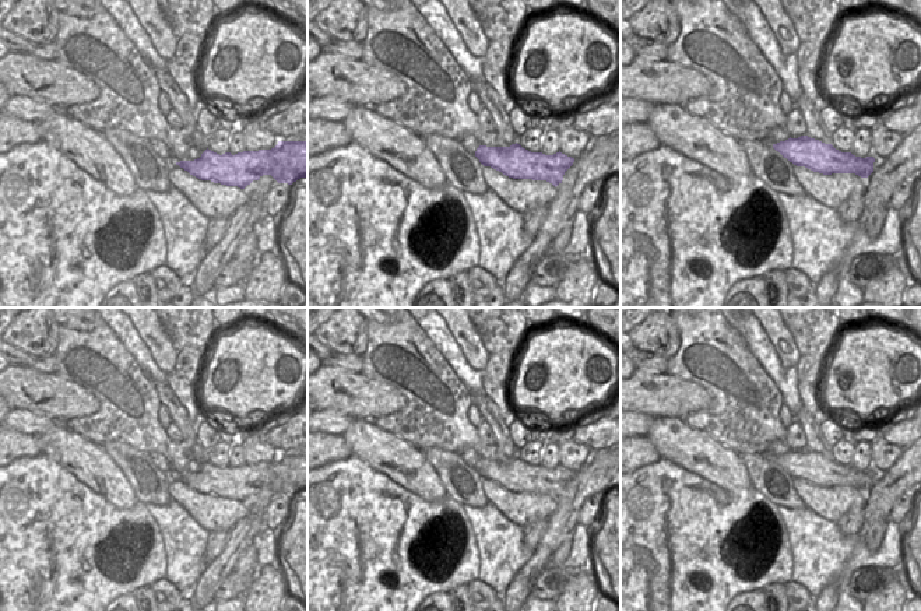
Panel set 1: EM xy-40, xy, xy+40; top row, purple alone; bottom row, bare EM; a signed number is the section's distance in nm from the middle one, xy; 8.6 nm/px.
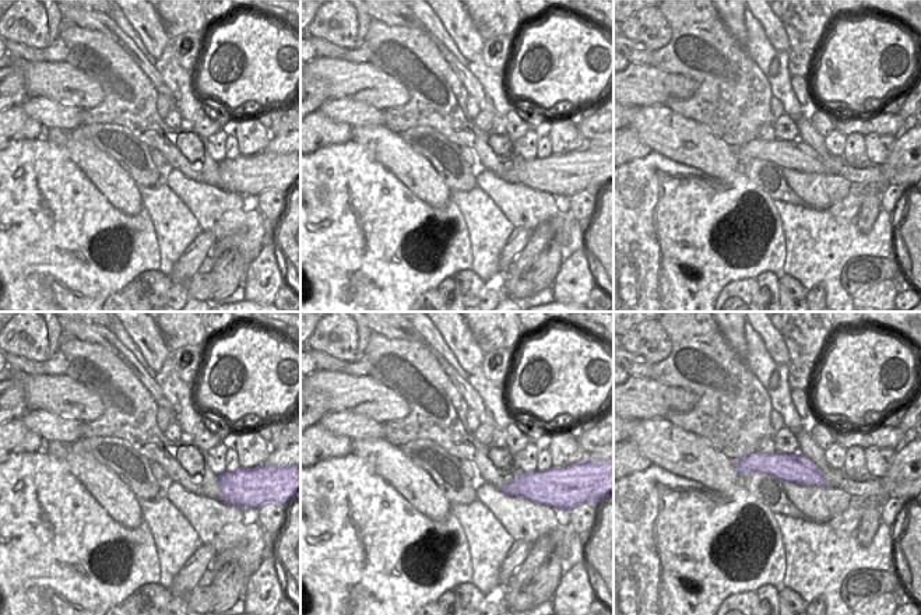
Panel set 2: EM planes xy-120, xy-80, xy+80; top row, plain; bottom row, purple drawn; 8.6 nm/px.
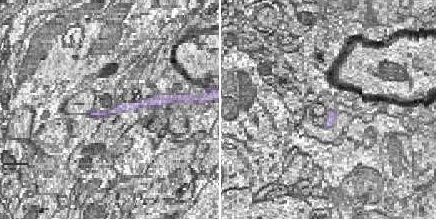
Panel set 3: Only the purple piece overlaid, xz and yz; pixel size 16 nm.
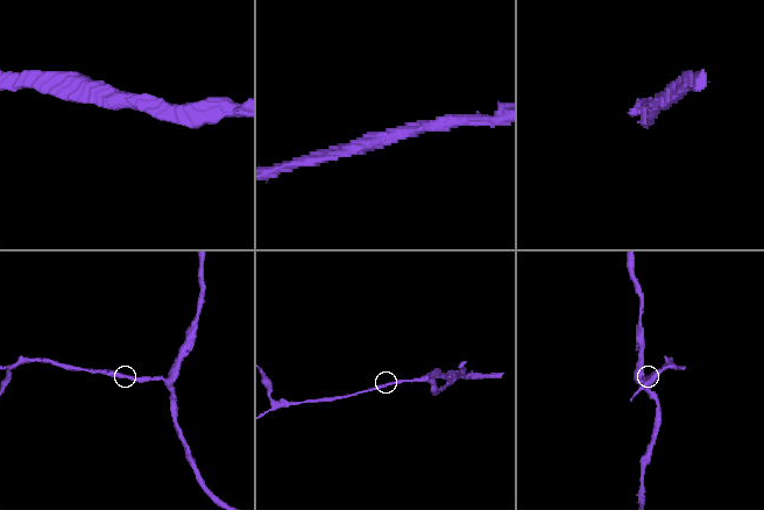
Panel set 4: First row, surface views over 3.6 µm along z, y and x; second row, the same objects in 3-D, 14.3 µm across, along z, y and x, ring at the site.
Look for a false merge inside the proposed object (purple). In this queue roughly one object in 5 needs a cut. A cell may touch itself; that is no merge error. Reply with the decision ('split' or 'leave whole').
leave whole

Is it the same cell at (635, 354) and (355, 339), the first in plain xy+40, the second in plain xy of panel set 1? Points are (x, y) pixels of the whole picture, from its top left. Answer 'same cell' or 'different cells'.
different cells

